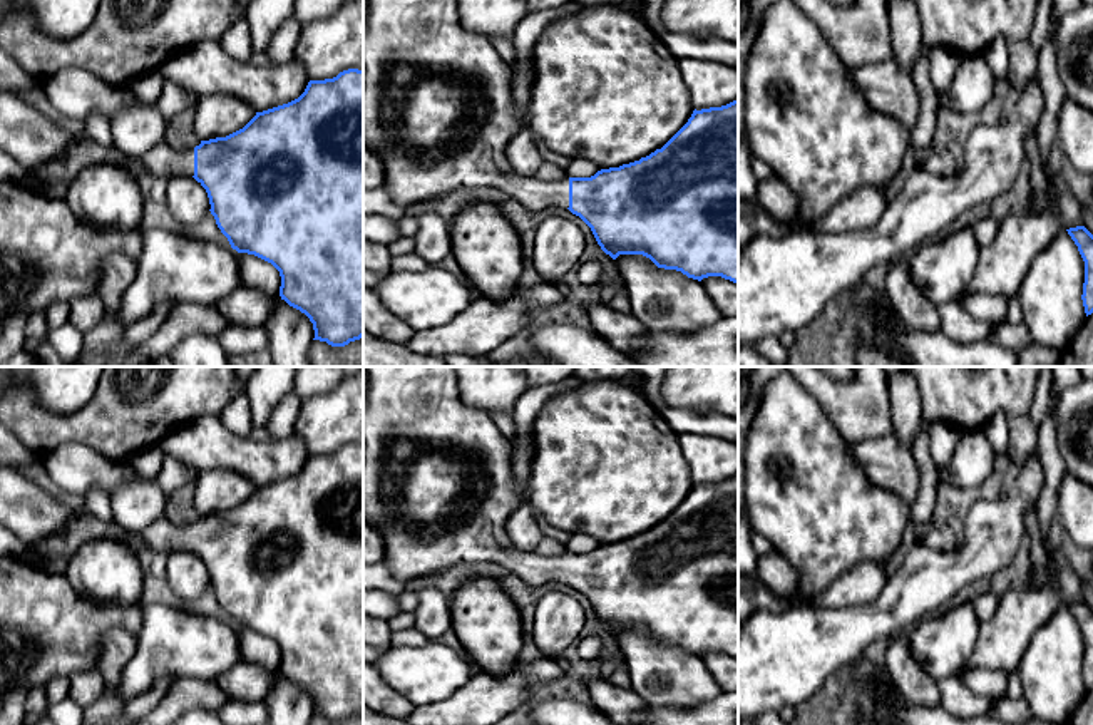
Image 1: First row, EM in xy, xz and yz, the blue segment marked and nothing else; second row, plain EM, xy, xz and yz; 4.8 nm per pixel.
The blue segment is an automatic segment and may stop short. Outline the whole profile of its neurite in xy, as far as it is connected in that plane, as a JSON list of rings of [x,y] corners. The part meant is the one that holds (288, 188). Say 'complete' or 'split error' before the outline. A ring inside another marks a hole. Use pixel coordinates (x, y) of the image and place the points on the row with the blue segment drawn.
split error; [[[348,69],[333,79],[310,80],[305,92],[283,105],[256,112],[256,116],[239,131],[209,141],[187,151],[174,151],[166,141],[161,141],[151,151],[139,157],[141,166],[159,177],[172,176],[194,177],[208,193],[211,214],[218,228],[228,238],[238,253],[254,255],[271,263],[281,276],[280,296],[290,306],[305,313],[313,323],[315,338],[331,347],[345,347],[363,337],[363,70]]]

